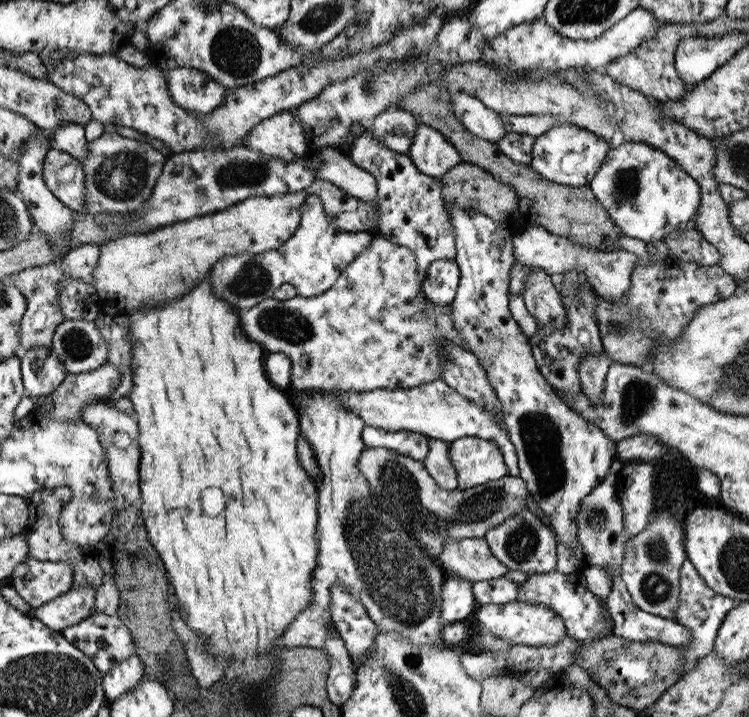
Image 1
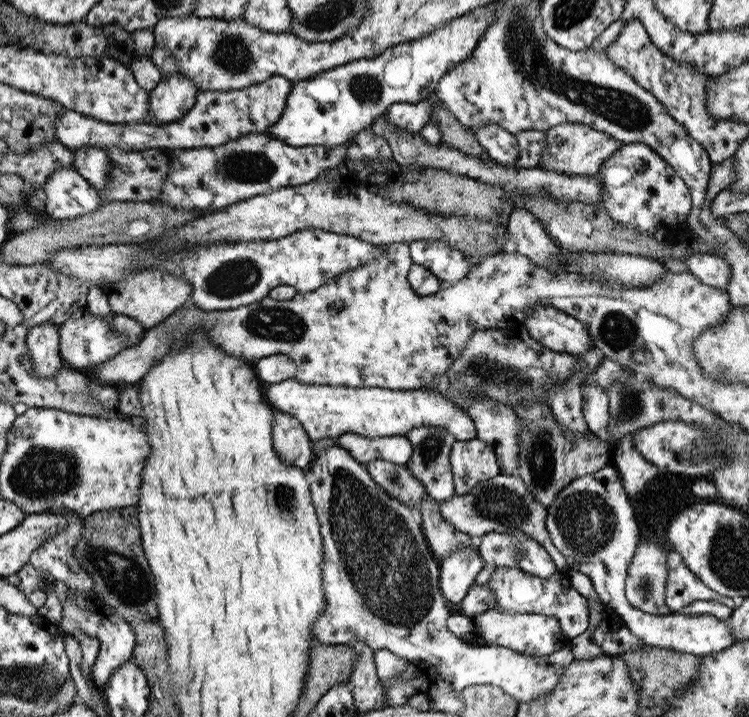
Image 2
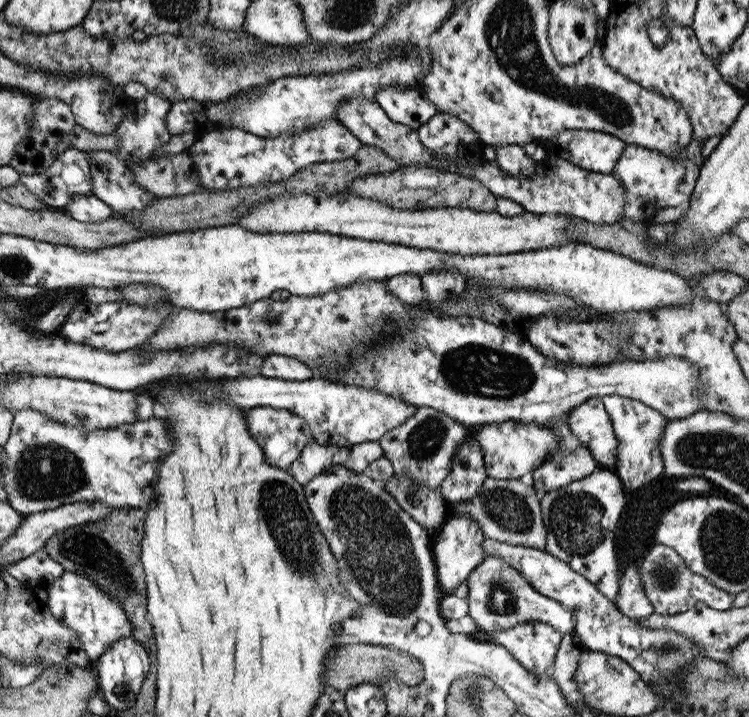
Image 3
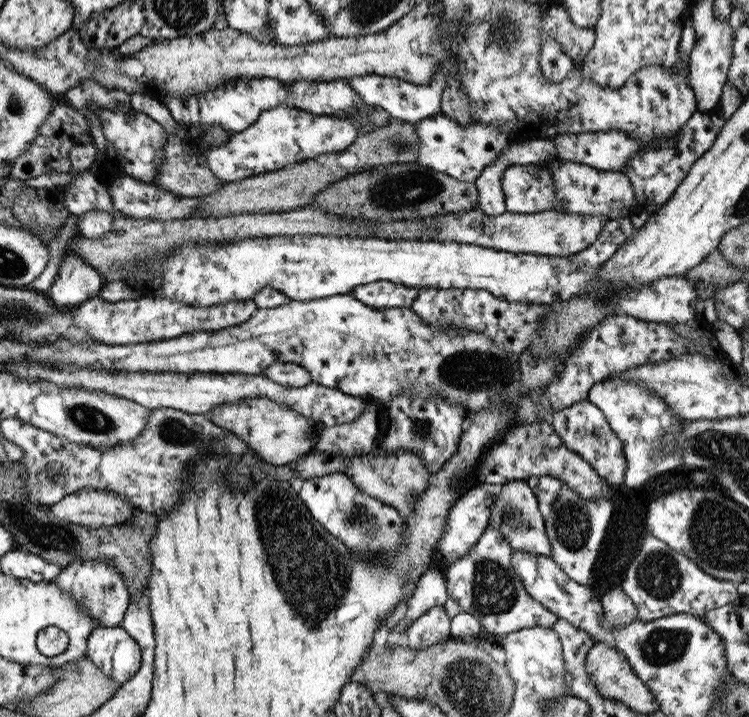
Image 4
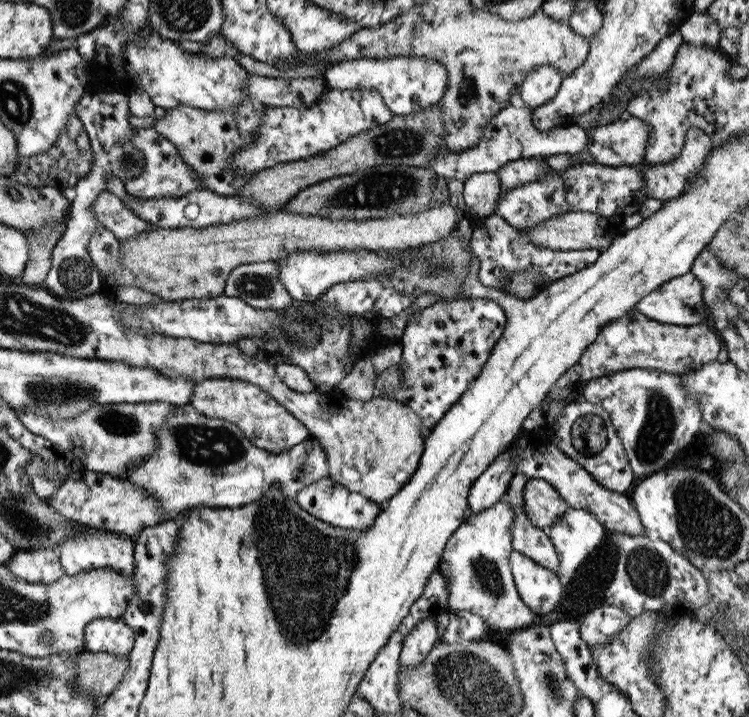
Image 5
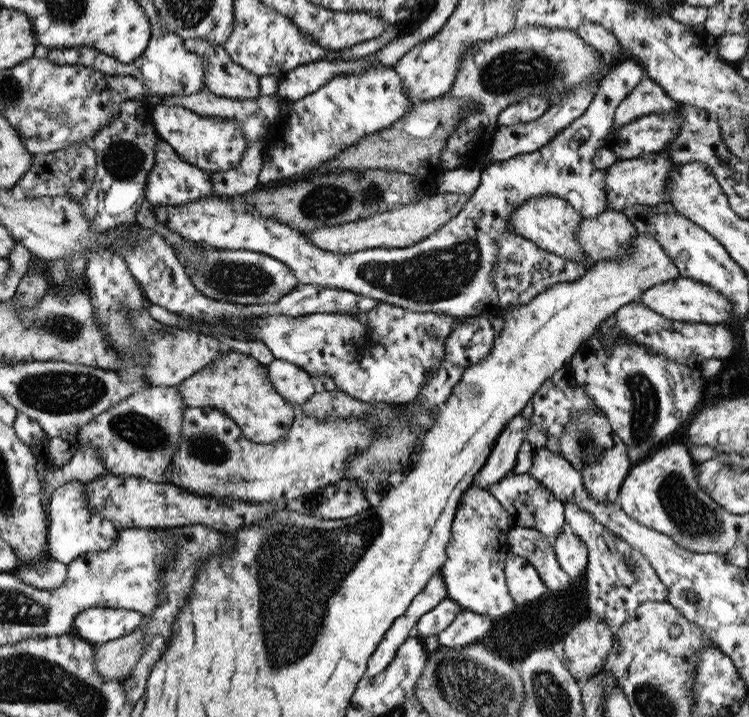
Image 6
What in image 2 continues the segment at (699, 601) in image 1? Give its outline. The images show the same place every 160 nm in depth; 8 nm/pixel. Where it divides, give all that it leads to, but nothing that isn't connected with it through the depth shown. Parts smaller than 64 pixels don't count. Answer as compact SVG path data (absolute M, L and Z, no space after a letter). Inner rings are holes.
M673 550L666 552L667 578L665 578L665 605L671 612L681 612L693 601L717 601L733 608L732 600L707 589L685 566L683 559Z

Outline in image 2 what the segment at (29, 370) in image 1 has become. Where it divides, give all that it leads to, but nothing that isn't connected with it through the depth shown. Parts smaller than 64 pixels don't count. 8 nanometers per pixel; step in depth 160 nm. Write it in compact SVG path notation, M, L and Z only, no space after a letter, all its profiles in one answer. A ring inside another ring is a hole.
M42 322L28 328L26 345L31 360L30 373L37 377L53 377L63 368L58 353L57 327L53 323Z

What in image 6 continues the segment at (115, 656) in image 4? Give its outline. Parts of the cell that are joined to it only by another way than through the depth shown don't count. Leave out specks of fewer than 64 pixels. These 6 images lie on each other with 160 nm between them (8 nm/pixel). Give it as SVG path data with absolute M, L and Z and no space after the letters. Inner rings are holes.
M87 608L73 617L75 636L93 646L131 634L140 624L141 614L119 608Z

